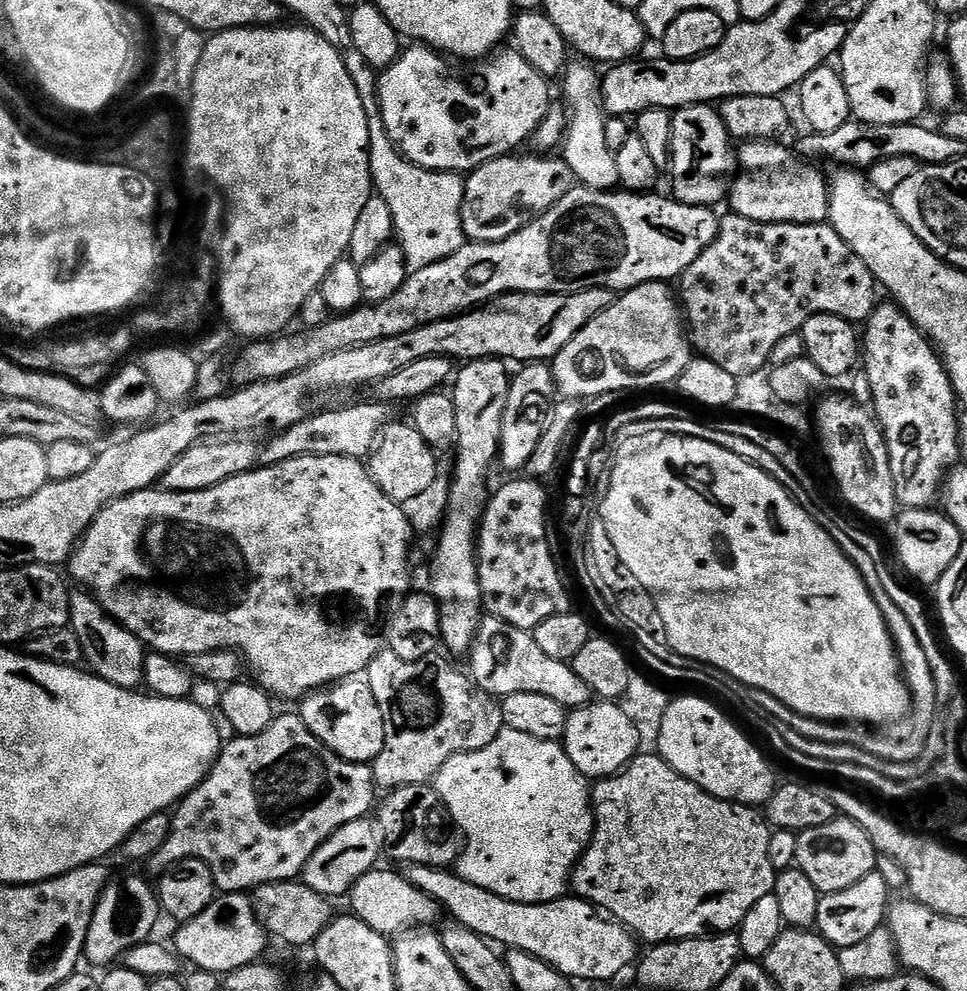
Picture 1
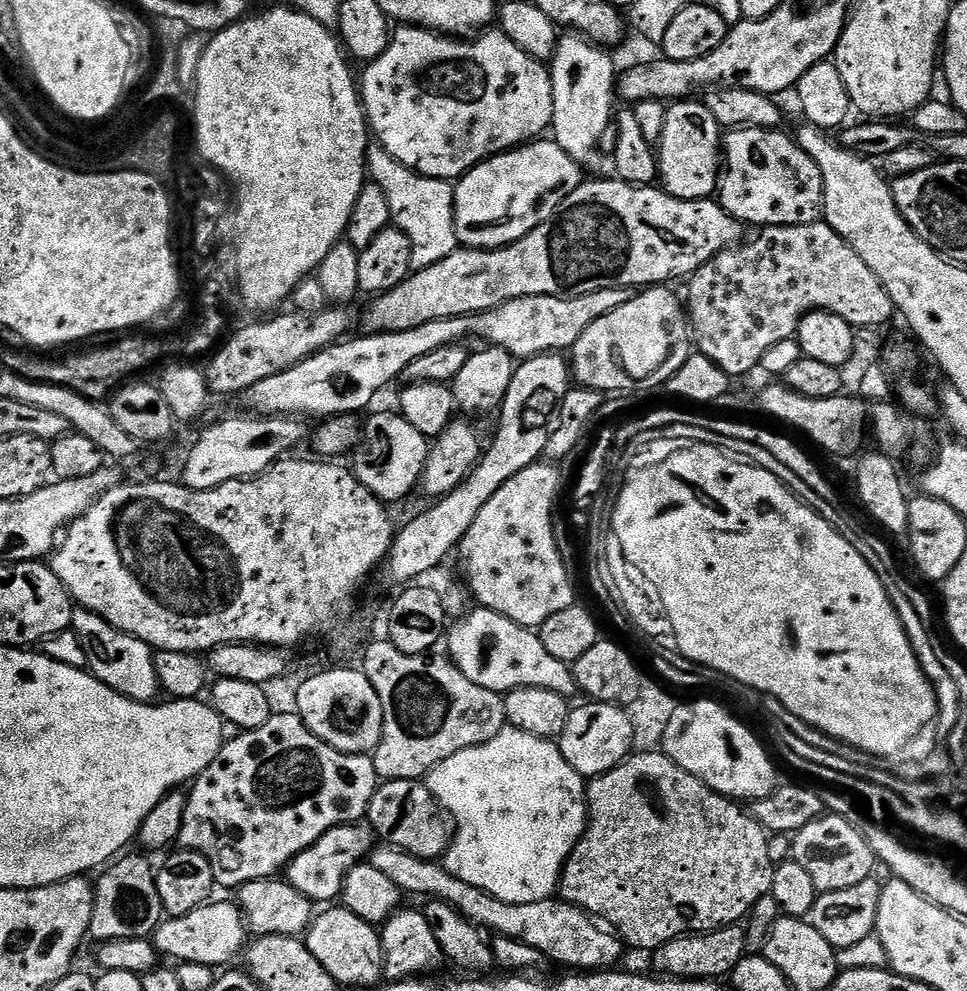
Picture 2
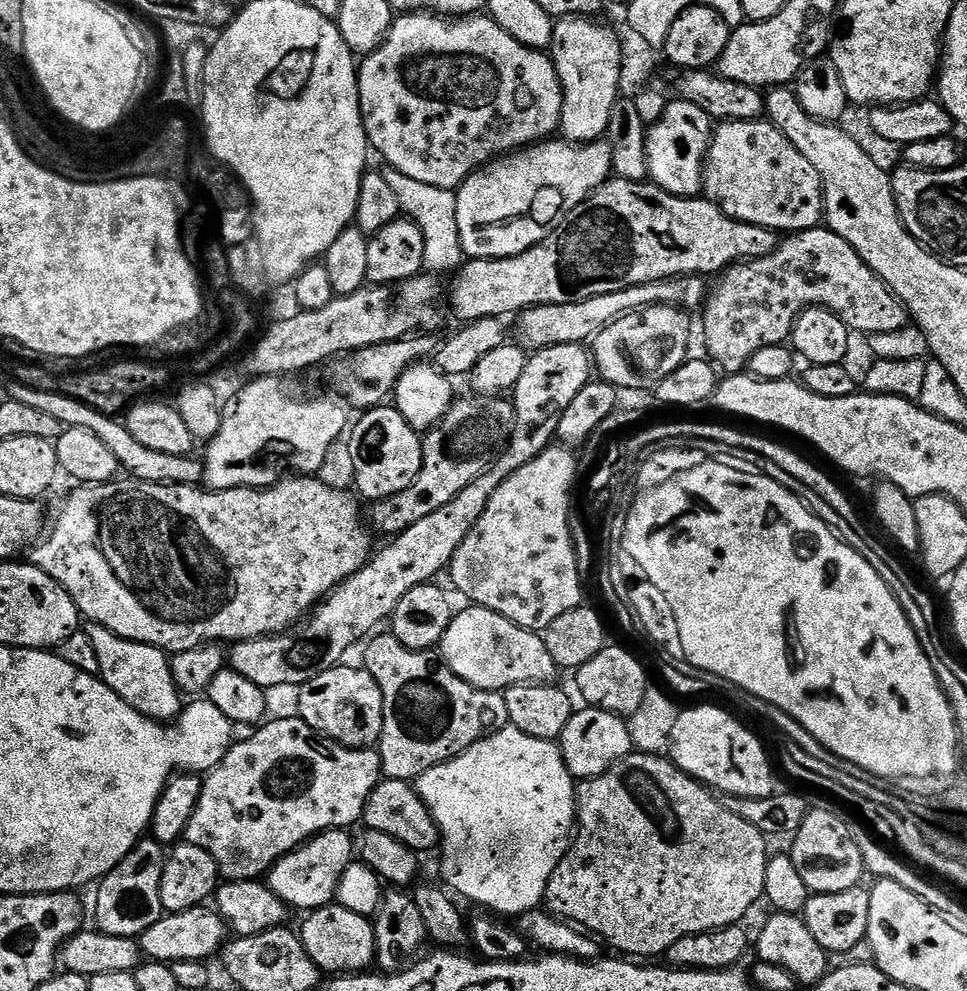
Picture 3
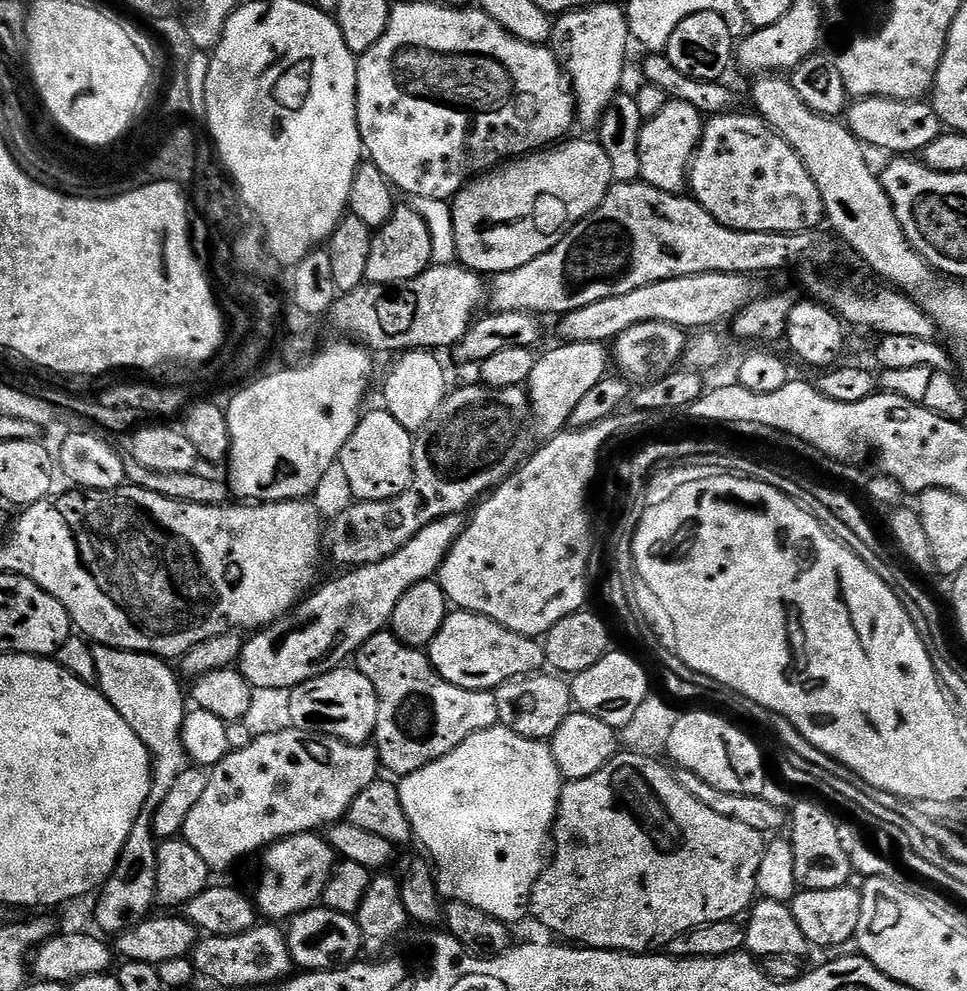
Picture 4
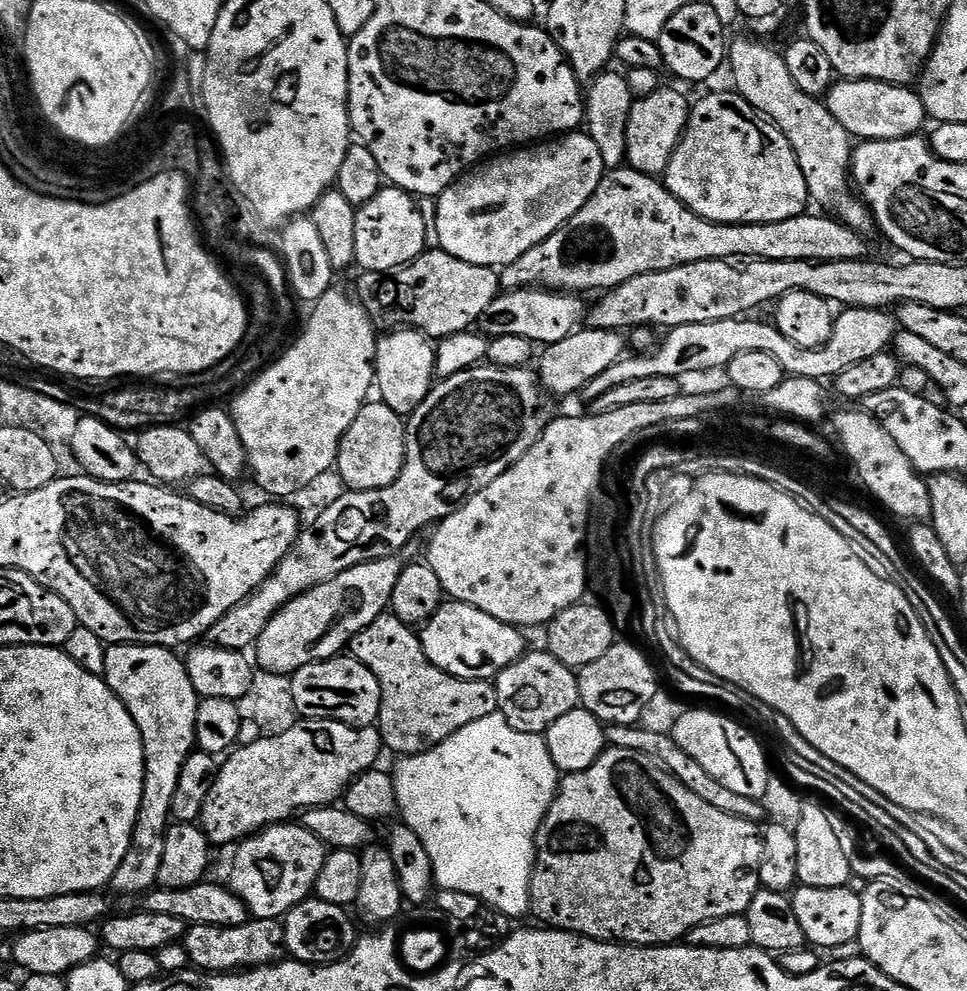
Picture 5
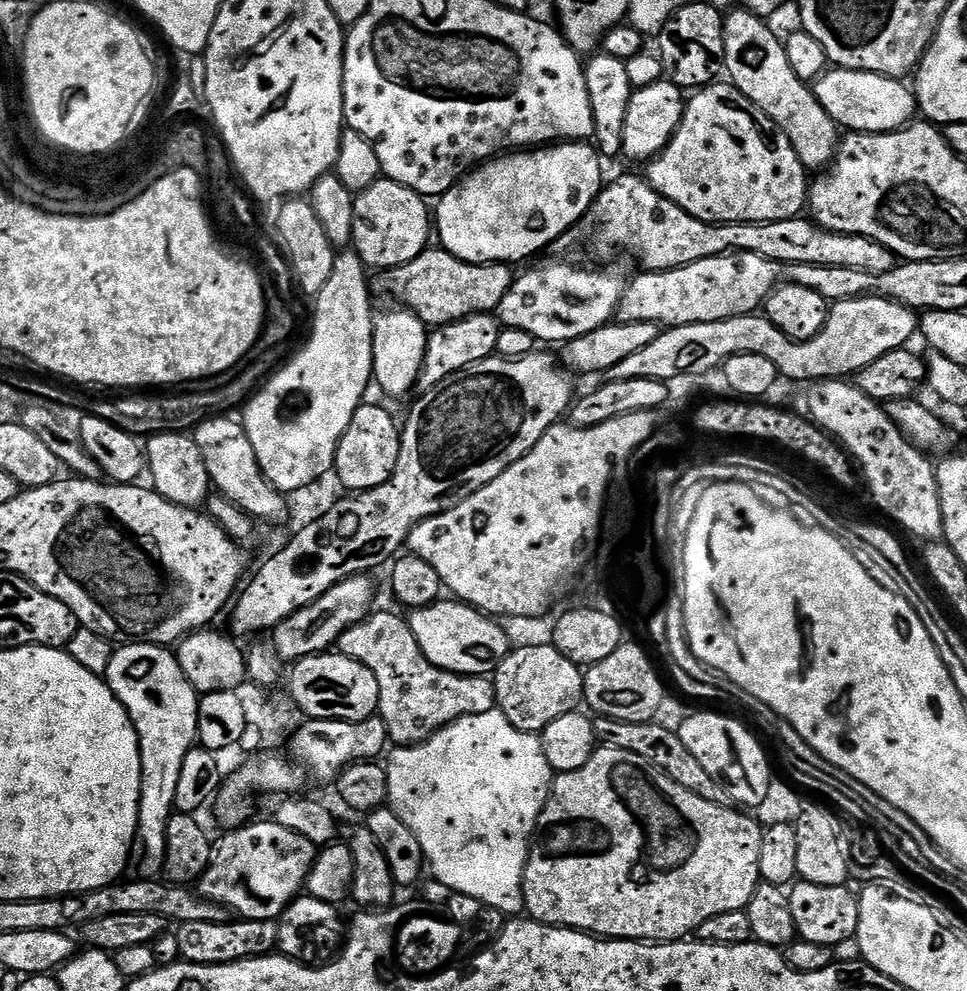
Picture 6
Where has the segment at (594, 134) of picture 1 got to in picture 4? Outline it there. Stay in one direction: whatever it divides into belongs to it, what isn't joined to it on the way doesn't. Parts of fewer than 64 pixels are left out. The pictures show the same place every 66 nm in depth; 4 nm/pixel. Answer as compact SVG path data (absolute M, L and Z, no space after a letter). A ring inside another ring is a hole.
M592 2L586 8L561 12L553 19L550 47L557 60L566 62L566 76L576 97L576 115L581 125L599 125L603 113L617 99L619 80L629 59L628 44L628 18L621 5L619 8L616 4Z

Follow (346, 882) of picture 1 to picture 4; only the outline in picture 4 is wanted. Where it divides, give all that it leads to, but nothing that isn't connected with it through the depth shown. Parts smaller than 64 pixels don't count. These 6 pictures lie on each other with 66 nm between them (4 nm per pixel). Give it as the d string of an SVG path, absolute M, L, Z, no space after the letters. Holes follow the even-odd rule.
M315 831L298 832L294 836L275 841L263 856L264 873L260 876L259 911L261 908L268 916L288 916L287 918L304 914L315 900L321 899L324 885L338 860L331 843L325 837L323 840Z

